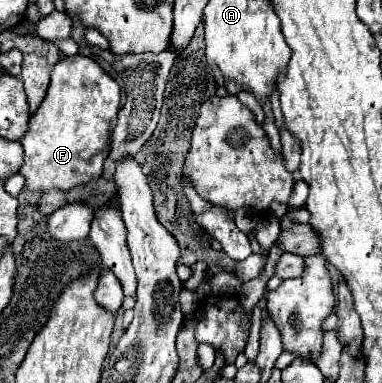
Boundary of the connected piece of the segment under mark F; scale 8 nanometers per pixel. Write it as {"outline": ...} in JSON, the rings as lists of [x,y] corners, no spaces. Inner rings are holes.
{"outline":[[[75,55],[61,59],[51,71],[51,85],[47,97],[39,109],[29,119],[29,131],[23,135],[21,143],[25,149],[25,163],[19,173],[25,177],[25,189],[29,191],[49,191],[49,189],[73,189],[85,185],[93,177],[101,177],[103,163],[111,149],[111,131],[117,123],[117,111],[121,101],[121,87],[111,79],[93,59]]]}

